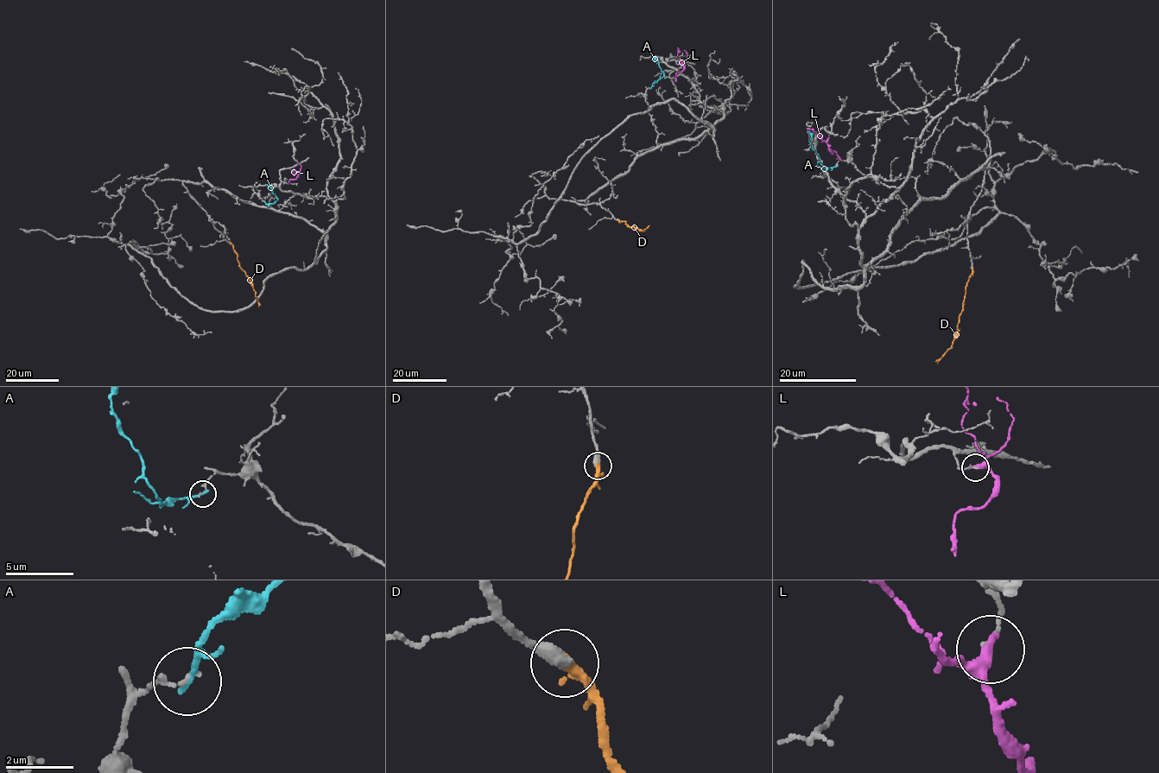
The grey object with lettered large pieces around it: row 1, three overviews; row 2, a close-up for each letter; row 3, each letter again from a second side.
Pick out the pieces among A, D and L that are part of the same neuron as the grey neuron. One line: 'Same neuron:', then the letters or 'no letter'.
Same neuron: D

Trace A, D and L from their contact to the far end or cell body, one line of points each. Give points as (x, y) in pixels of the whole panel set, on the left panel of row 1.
A: (264, 201), (269, 204), (277, 199), (265, 184)
D: (231, 243), (237, 255), (239, 266), (255, 293), (258, 307)
L: (294, 171), (297, 177), (290, 180), (289, 183)

